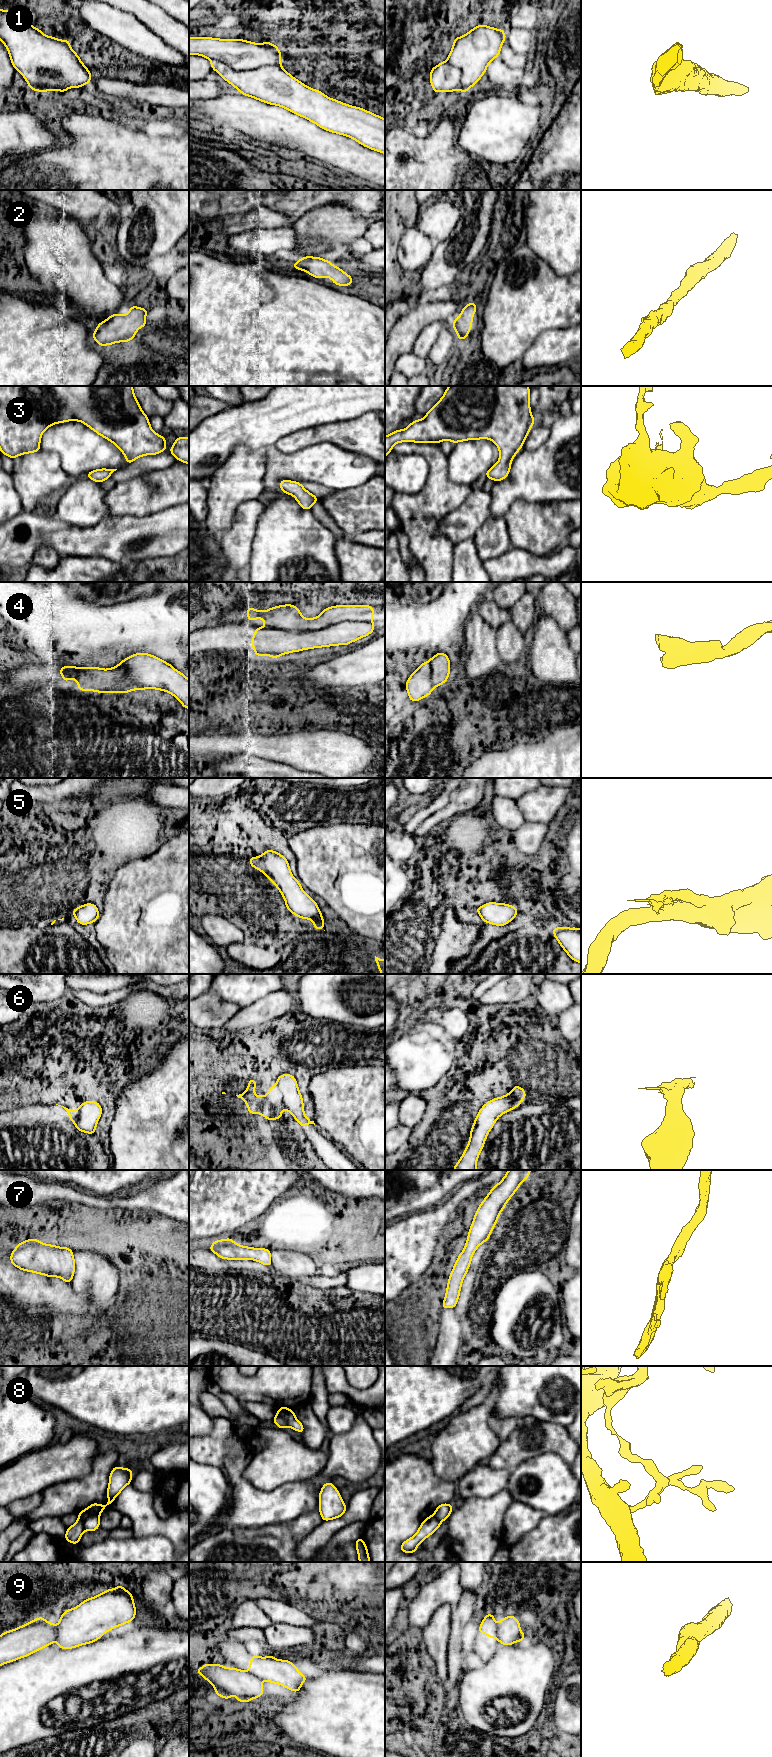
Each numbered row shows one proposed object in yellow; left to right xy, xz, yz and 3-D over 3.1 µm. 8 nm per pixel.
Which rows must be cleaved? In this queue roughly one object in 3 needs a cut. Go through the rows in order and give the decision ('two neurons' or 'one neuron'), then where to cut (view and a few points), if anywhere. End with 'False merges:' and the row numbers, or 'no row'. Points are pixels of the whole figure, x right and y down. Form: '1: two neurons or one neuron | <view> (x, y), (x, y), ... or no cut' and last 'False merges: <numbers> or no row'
1: two neurons | xz (211, 60), (242, 69), (280, 66)
2: one neuron | no cut
3: one neuron | no cut
4: two neurons | xz (371, 621), (340, 621), (308, 630), (267, 627)
5: one neuron | no cut
6: one neuron | no cut
7: one neuron | no cut
8: two neurons | xy (99, 1513), (89, 1515), (84, 1520), (83, 1529)
9: two neurons | xz (248, 1671), (261, 1680)
False merges: 1, 4, 8, 9

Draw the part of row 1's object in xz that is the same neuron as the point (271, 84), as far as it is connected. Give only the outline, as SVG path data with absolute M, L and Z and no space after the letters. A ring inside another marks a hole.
M211 61L211 69L242 95L281 106L326 131L348 136L371 150L385 154L384 118L327 97L294 78L281 66L266 65L242 70L224 62Z

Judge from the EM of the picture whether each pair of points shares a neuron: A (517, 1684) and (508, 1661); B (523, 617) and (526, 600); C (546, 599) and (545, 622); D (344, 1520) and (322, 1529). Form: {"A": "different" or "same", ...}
{"A": "same", "B": "same", "C": "different", "D": "same"}

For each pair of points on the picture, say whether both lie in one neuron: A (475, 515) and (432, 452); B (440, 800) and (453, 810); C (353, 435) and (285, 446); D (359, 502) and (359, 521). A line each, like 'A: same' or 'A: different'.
A: different
B: different
C: same
D: same

